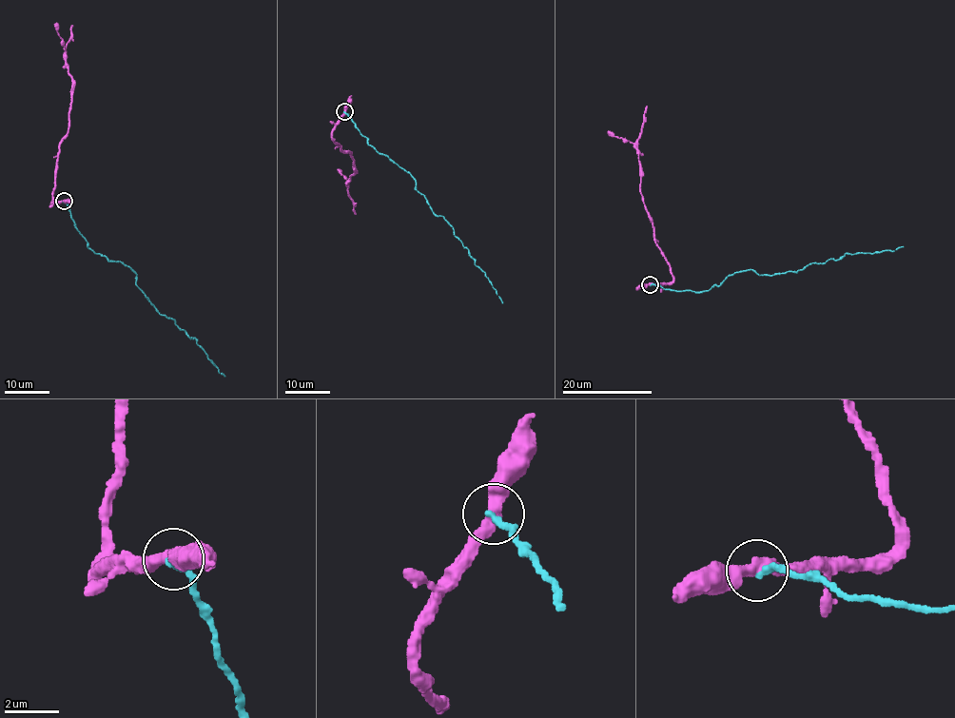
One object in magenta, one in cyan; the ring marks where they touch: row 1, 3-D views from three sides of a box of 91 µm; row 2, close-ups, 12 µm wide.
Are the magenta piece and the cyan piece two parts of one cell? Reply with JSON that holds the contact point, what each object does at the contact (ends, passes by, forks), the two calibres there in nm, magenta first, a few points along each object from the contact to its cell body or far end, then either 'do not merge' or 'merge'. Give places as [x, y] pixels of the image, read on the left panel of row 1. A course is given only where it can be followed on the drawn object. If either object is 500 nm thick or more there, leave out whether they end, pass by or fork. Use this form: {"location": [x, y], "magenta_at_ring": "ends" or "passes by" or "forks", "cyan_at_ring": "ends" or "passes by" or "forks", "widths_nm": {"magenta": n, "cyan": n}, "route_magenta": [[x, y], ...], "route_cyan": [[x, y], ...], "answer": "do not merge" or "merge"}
{"location": [64, 201], "magenta_at_ring": "passes by", "cyan_at_ring": "ends", "widths_nm": {"magenta": 400, "cyan": 280}, "route_magenta": [[64, 201], [50, 203], [61, 140], [68, 128], [72, 77], [65, 54], [73, 26]], "route_cyan": [[63, 201], [87, 246], [108, 261], [129, 266], [154, 306], [195, 339], [224, 376]], "answer": "do not merge"}

